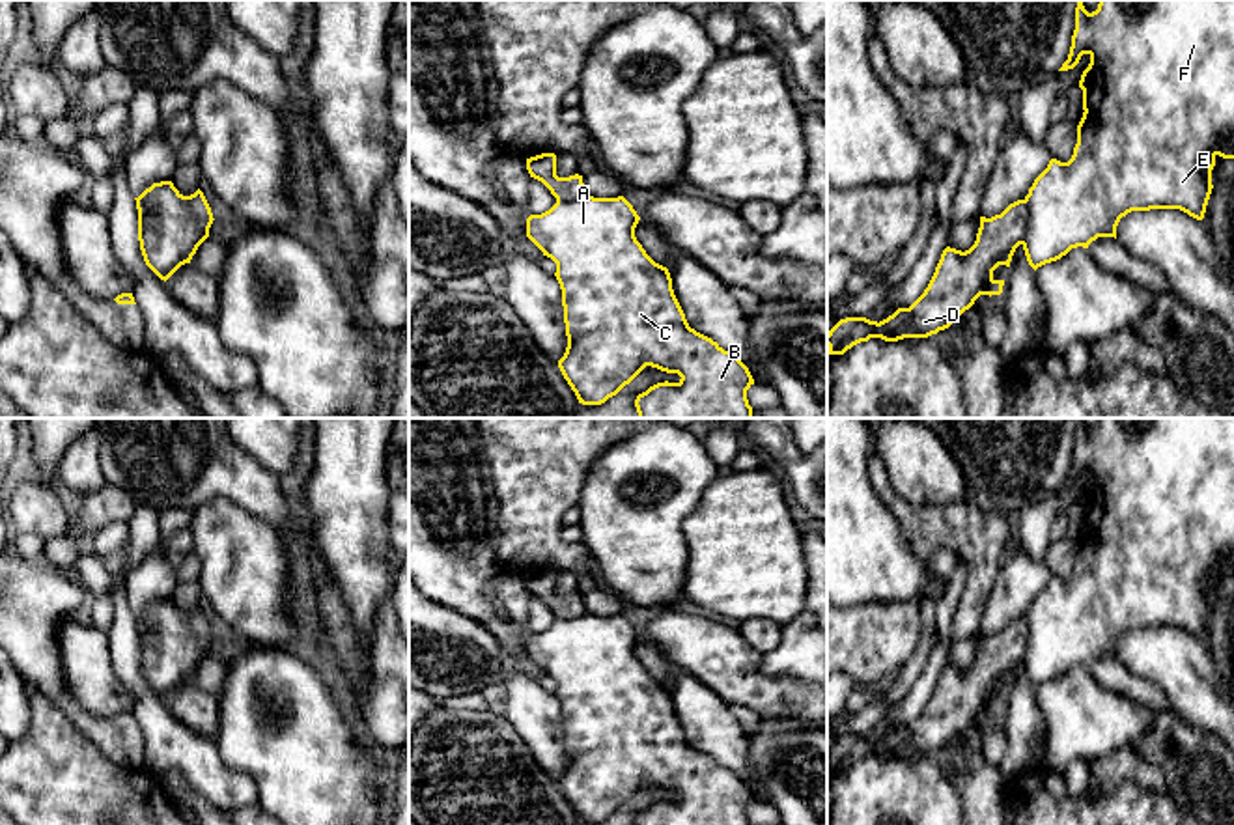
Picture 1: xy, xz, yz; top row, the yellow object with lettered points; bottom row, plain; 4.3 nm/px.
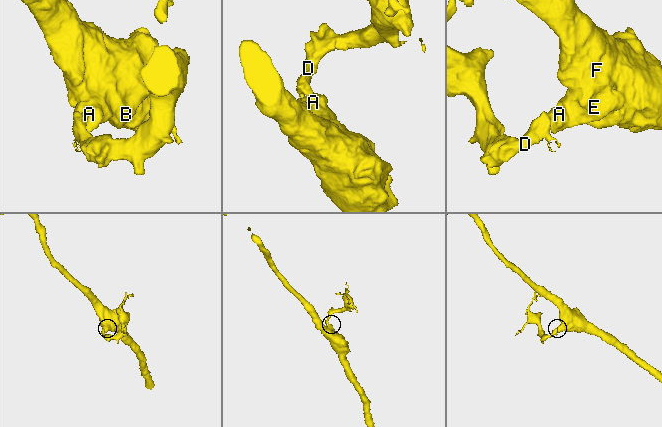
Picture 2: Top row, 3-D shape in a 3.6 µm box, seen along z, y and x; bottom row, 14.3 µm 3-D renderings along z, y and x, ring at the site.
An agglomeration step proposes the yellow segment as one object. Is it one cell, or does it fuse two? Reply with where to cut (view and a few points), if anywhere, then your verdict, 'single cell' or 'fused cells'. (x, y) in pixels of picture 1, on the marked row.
yz (1025, 200), (1027, 226), (1020, 243) | fused cells

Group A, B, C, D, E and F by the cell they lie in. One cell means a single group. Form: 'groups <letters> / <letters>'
groups A B C E F / D

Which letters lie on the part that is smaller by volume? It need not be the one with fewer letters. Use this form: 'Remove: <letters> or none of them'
Remove: D

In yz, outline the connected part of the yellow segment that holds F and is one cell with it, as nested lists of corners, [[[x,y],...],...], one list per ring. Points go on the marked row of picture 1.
[[[1077,0],[1070,54],[1059,71],[1073,69],[1083,54],[1090,56],[1090,63],[1079,80],[1085,112],[1077,125],[1073,155],[1068,162],[1051,159],[1025,196],[1029,218],[1021,245],[1027,261],[1034,271],[1045,263],[1060,259],[1072,248],[1088,248],[1098,237],[1116,239],[1120,218],[1131,211],[1180,209],[1189,217],[1202,220],[1213,189],[1212,170],[1215,166],[1215,157],[1234,159],[1234,0],[1100,0],[1098,9],[1092,13],[1088,13],[1083,2]]]

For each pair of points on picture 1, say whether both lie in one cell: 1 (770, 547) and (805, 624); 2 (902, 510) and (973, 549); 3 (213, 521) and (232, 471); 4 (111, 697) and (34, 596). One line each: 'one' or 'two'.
1: two
2: one
3: two
4: two

